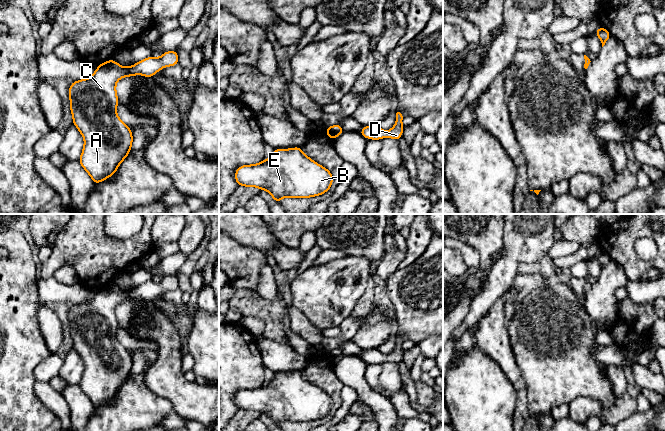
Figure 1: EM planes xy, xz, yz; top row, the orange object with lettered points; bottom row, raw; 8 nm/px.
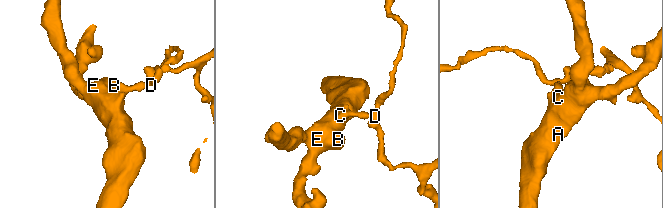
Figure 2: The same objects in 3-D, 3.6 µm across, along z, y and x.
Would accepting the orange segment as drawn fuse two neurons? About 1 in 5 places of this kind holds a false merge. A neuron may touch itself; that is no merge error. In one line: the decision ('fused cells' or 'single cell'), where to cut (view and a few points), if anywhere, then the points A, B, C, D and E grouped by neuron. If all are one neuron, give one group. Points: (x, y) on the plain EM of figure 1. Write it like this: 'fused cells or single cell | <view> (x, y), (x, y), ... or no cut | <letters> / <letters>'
single cell | no cut | A B C D E

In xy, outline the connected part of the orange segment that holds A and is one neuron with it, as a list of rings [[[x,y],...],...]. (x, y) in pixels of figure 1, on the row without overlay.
[[[177,274],[167,275],[159,283],[150,280],[131,291],[122,291],[110,283],[98,289],[89,303],[77,304],[70,309],[72,347],[85,365],[78,385],[94,408],[113,400],[132,371],[132,356],[116,338],[117,305],[140,298],[151,302],[163,291],[177,288]]]

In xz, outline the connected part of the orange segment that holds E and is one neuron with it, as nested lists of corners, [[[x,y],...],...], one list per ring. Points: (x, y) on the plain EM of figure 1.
[[[302,371],[274,373],[268,384],[254,389],[242,389],[236,393],[235,404],[238,410],[252,410],[261,415],[268,414],[274,425],[280,427],[283,421],[309,422],[327,416],[333,407],[333,399],[303,378]]]

